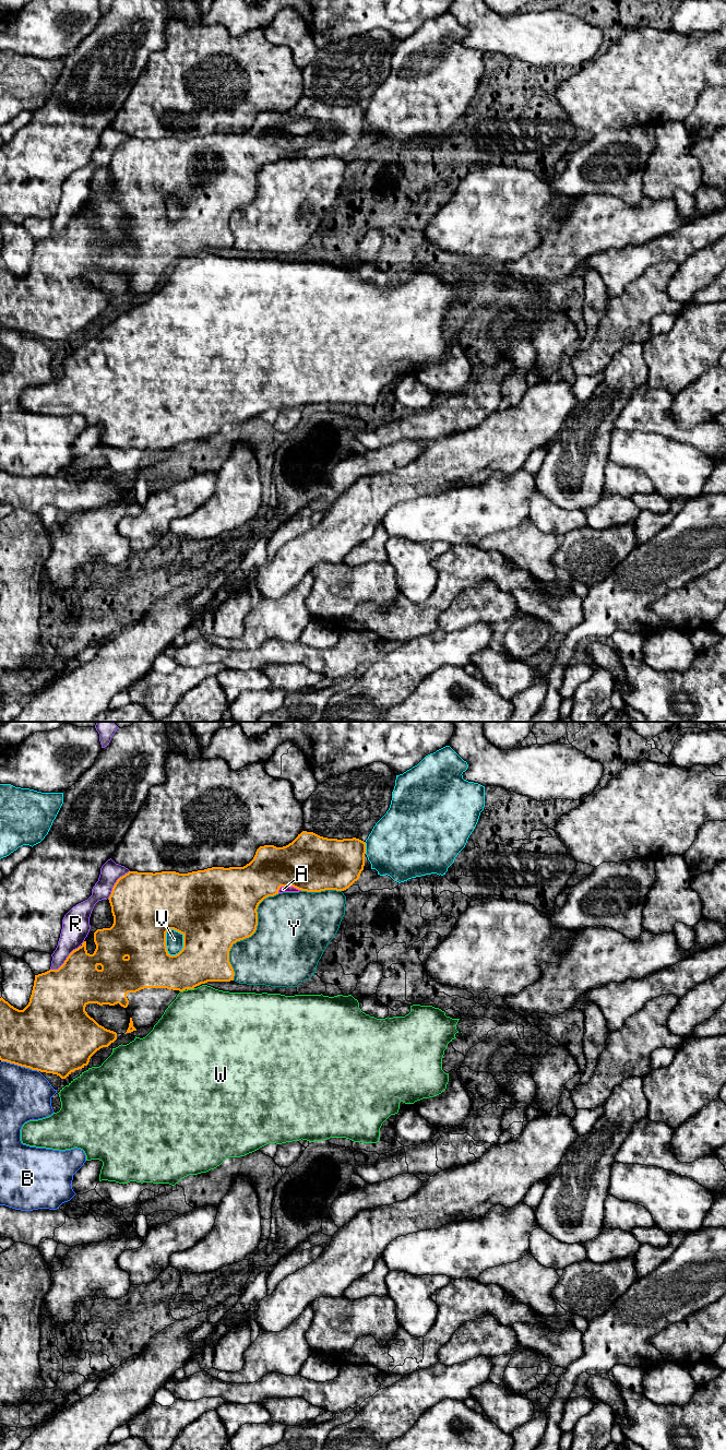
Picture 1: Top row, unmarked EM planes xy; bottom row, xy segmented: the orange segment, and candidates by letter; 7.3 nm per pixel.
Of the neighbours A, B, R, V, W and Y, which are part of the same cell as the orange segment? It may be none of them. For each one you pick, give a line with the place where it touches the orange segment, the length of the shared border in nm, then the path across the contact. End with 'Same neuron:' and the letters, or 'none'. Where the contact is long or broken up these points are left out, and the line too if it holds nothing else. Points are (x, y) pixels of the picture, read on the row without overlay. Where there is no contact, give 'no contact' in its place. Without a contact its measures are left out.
A: xy (288, 152) | 180 nm | across xy (311, 129), (288, 152), (283, 155)
Same neuron: A

